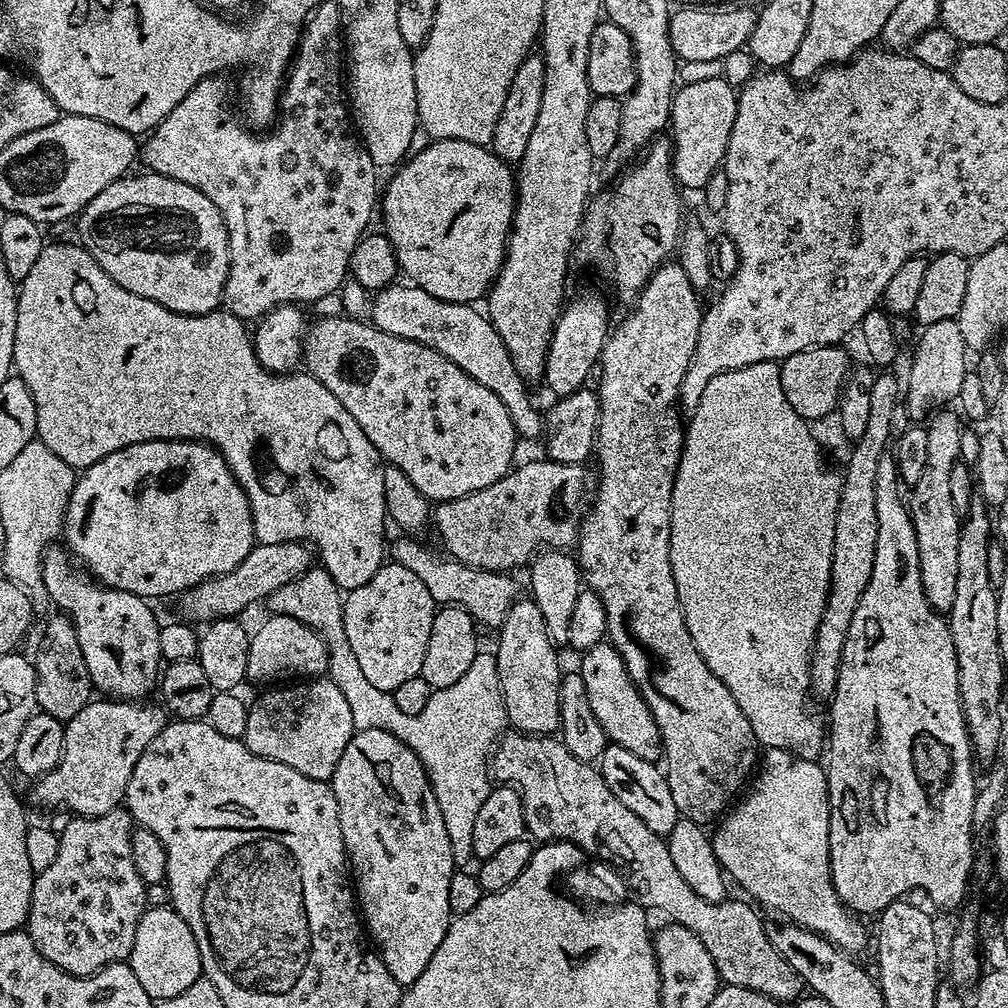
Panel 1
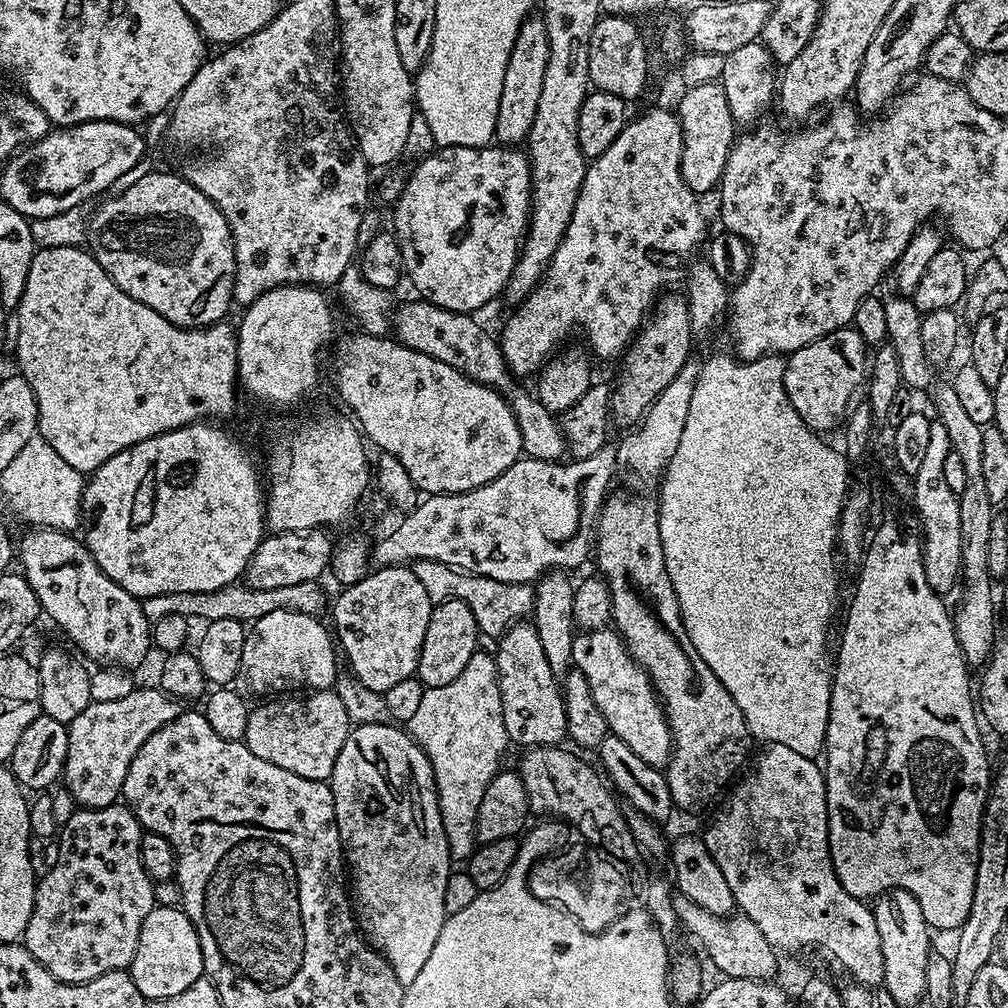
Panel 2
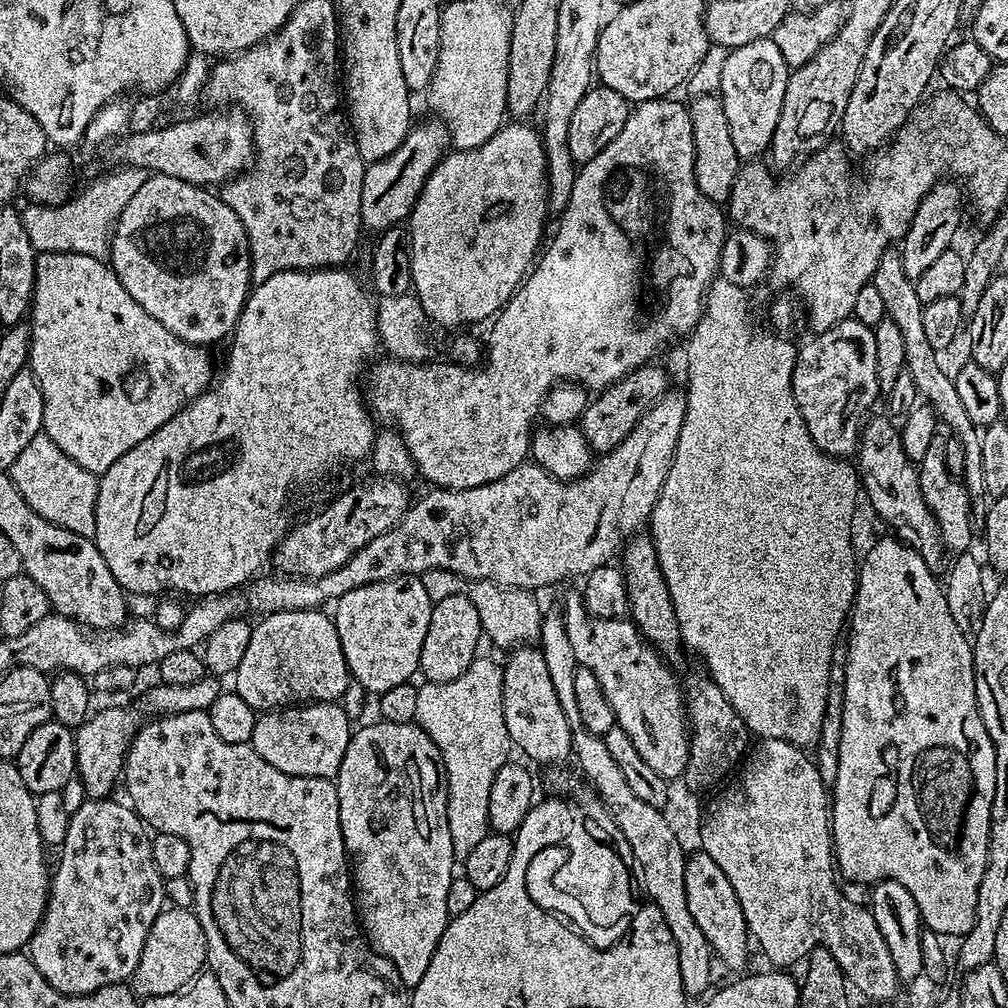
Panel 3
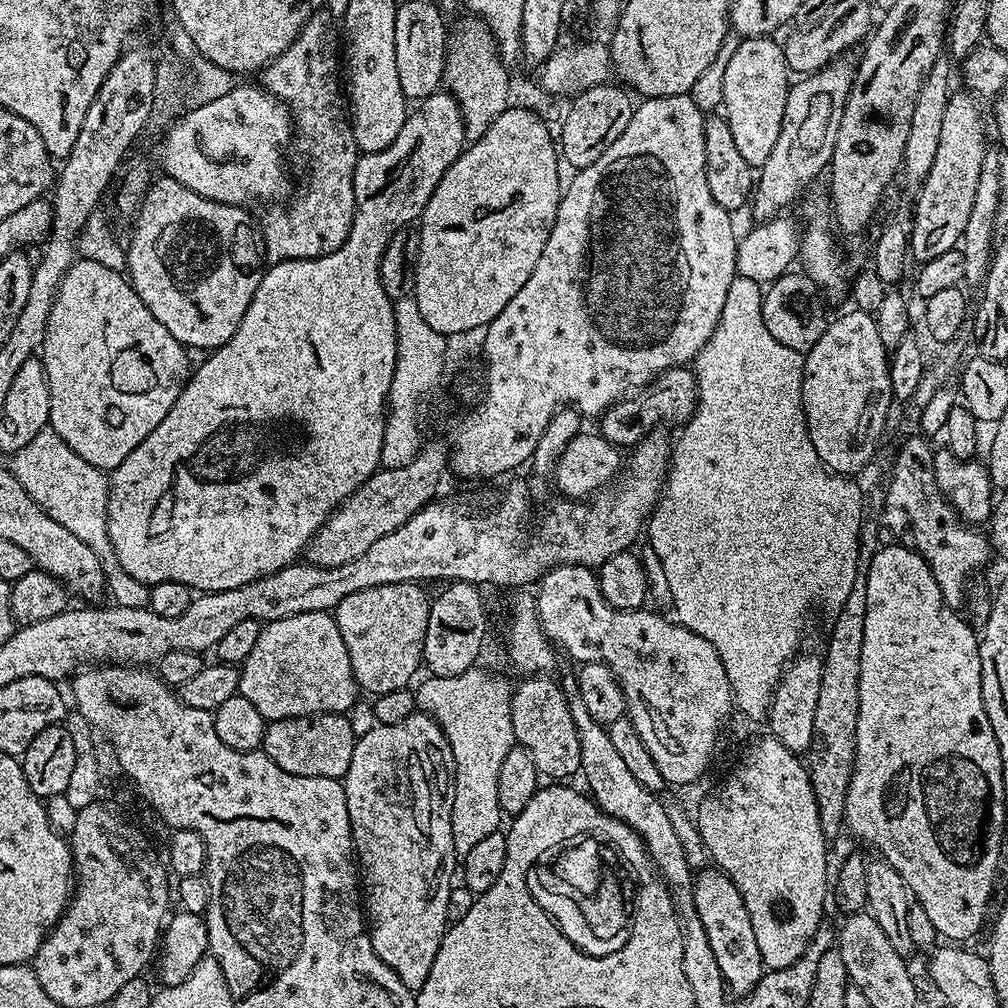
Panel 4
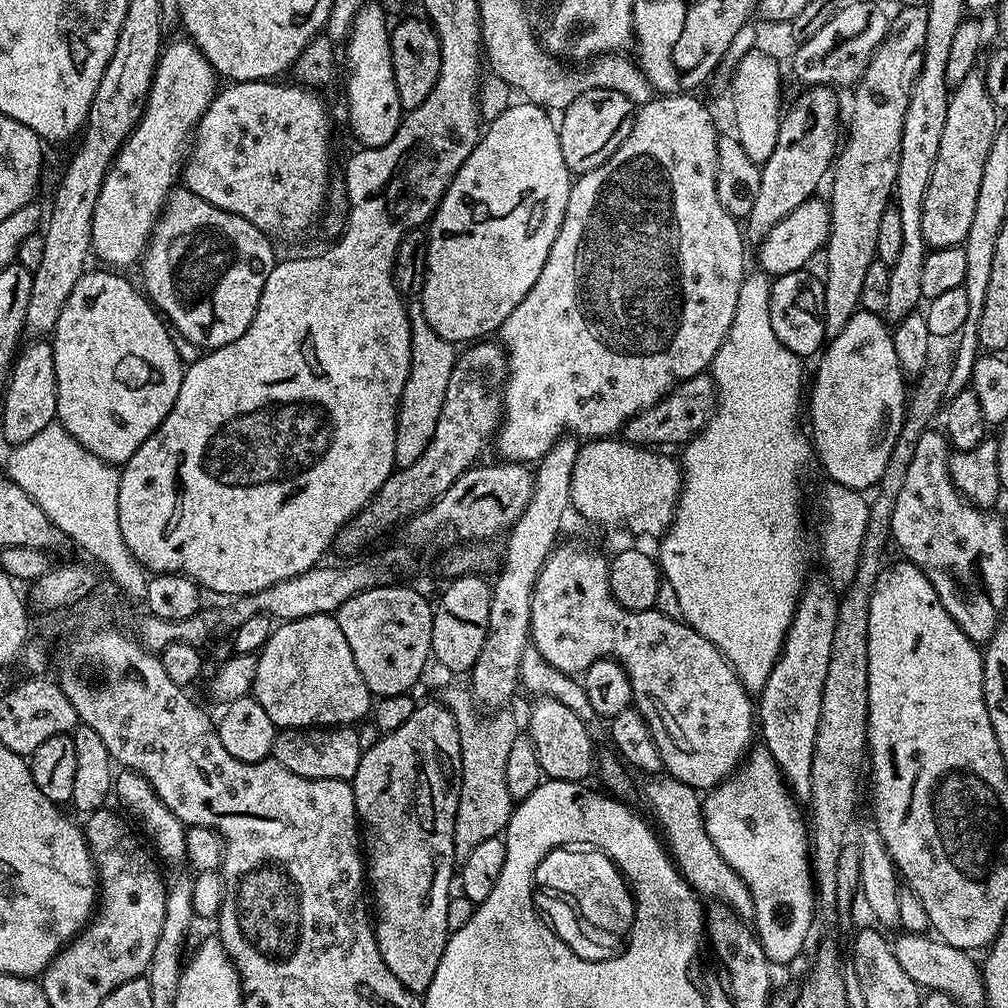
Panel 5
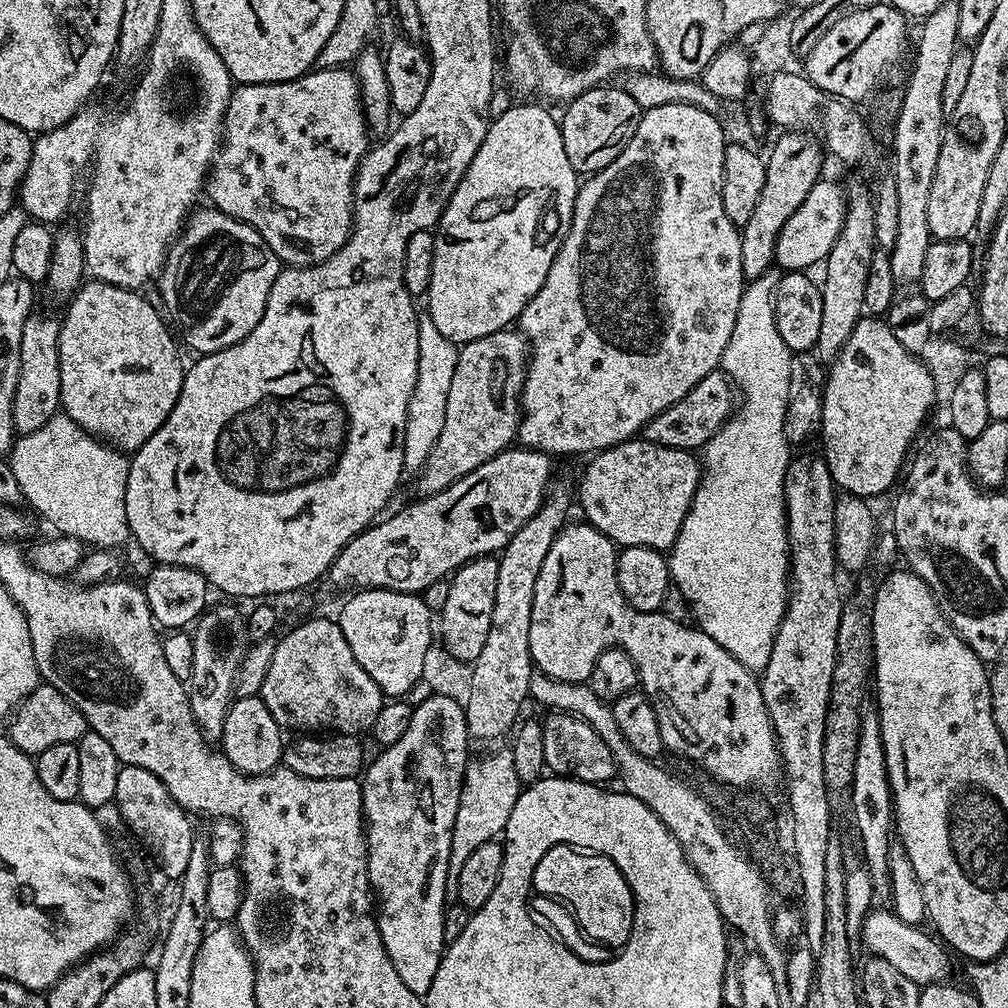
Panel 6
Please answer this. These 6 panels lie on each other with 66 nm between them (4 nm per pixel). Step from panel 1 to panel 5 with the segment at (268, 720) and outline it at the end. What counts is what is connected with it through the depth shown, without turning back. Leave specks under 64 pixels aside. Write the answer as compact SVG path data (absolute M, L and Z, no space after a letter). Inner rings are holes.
M352 726L338 728L285 728L277 731L272 756L286 770L302 774L302 778L319 780L346 780L351 782L358 770L361 750L357 729Z

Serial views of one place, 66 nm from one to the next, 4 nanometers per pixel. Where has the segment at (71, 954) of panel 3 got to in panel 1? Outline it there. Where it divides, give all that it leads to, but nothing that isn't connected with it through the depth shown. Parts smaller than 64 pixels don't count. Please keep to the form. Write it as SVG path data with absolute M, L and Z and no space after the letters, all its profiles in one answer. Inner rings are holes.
M123 807L115 808L114 811L108 811L106 814L96 816L71 817L67 826L59 829L56 852L49 862L48 866L40 873L35 875L32 882L31 902L28 904L28 918L25 920L25 927L28 937L32 940L32 945L44 955L54 966L58 966L63 972L69 972L75 976L89 976L97 972L99 968L104 968L108 964L127 961L129 953L132 952L132 942L136 924L146 906L144 901L144 891L146 885L137 872L137 868L132 860L131 833L133 821L127 809Z

